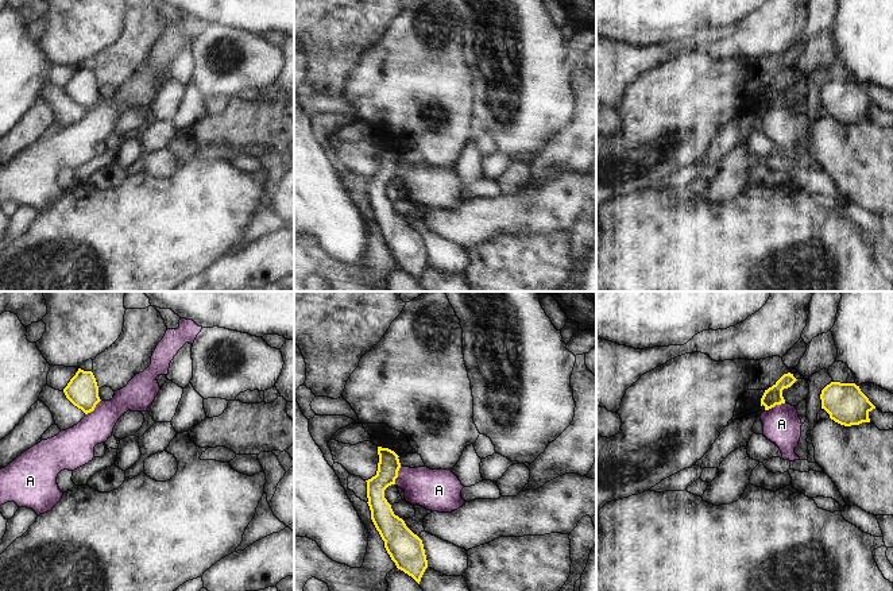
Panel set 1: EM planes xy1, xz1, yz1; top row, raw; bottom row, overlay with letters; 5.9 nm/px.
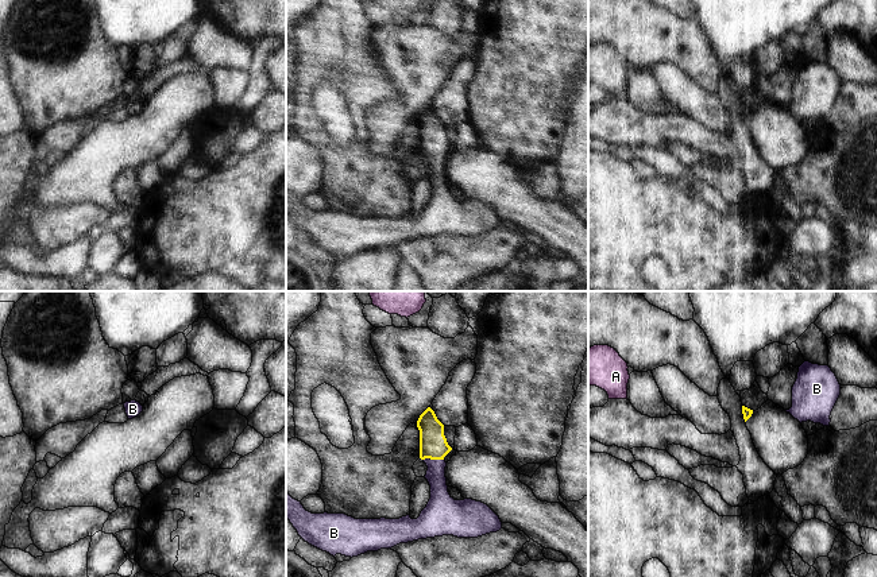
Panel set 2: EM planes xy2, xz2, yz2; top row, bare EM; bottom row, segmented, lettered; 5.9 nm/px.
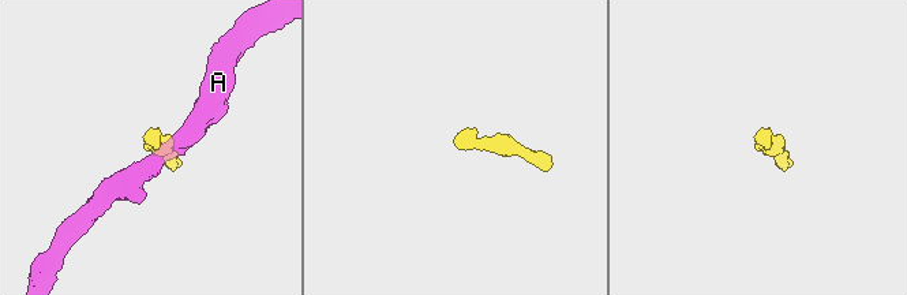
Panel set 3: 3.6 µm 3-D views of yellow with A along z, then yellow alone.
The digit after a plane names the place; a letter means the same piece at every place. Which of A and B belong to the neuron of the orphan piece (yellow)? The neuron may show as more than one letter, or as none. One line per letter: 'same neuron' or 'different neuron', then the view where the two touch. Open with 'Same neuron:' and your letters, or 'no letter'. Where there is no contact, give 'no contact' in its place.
Same neuron: B
A: different neuron | yz1
B: same neuron | xz2

